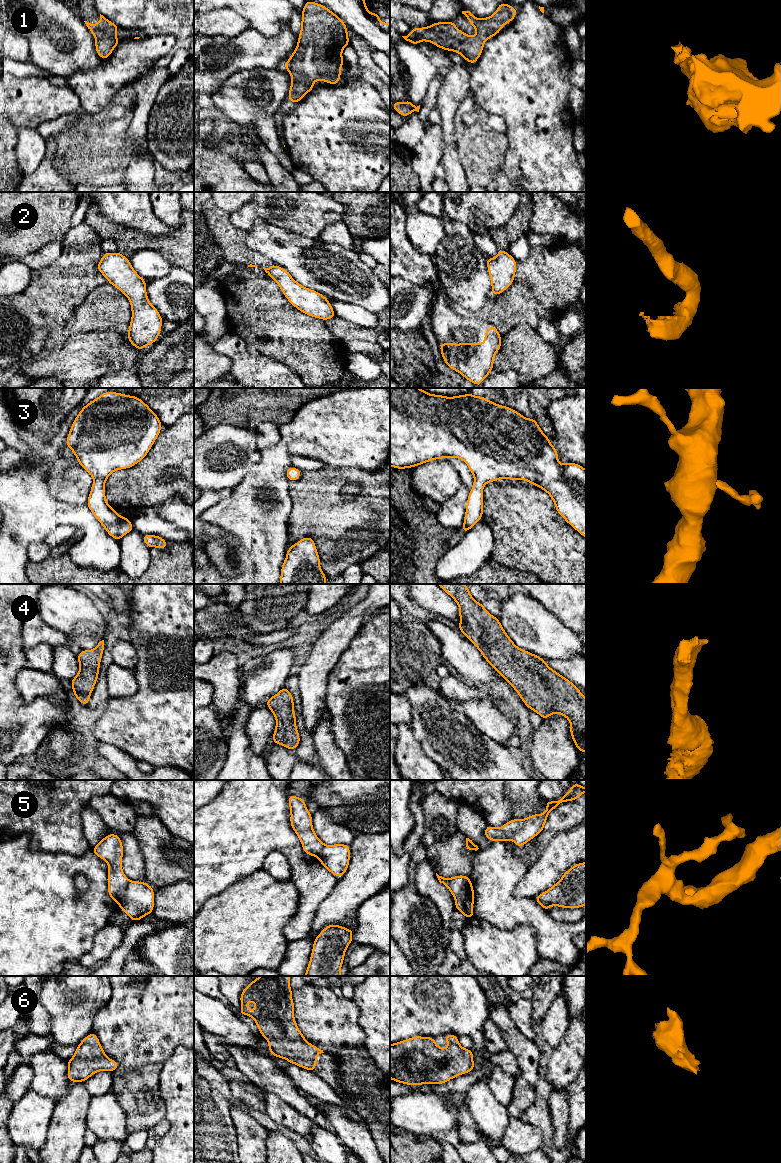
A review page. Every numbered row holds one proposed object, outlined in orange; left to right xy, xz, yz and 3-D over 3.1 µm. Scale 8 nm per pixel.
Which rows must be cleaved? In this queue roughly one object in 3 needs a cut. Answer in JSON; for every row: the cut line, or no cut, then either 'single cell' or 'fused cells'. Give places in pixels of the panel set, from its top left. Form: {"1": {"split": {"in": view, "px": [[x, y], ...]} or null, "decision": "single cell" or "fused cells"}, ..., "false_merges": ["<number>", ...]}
{"1": {"split": null, "decision": "single cell"}, "2": {"split": null, "decision": "single cell"}, "3": {"split": null, "decision": "single cell"}, "4": {"split": null, "decision": "single cell"}, "5": {"split": {"in": "xy", "px": [[129, 880], [119, 904]]}, "decision": "fused cells"}, "6": {"split": null, "decision": "single cell"}, "false_merges": ["5"]}

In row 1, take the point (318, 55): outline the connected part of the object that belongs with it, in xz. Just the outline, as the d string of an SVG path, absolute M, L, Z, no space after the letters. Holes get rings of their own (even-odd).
M307 0L297 46L284 64L292 78L287 99L298 104L318 80L338 84L345 62L342 51L349 44L347 26L341 18L326 6Z

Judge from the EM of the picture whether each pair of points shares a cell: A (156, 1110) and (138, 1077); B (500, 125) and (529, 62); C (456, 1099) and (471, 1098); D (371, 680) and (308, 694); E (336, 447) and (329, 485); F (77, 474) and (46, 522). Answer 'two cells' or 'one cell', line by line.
A: one cell
B: two cells
C: two cells
D: two cells
E: two cells
F: two cells

